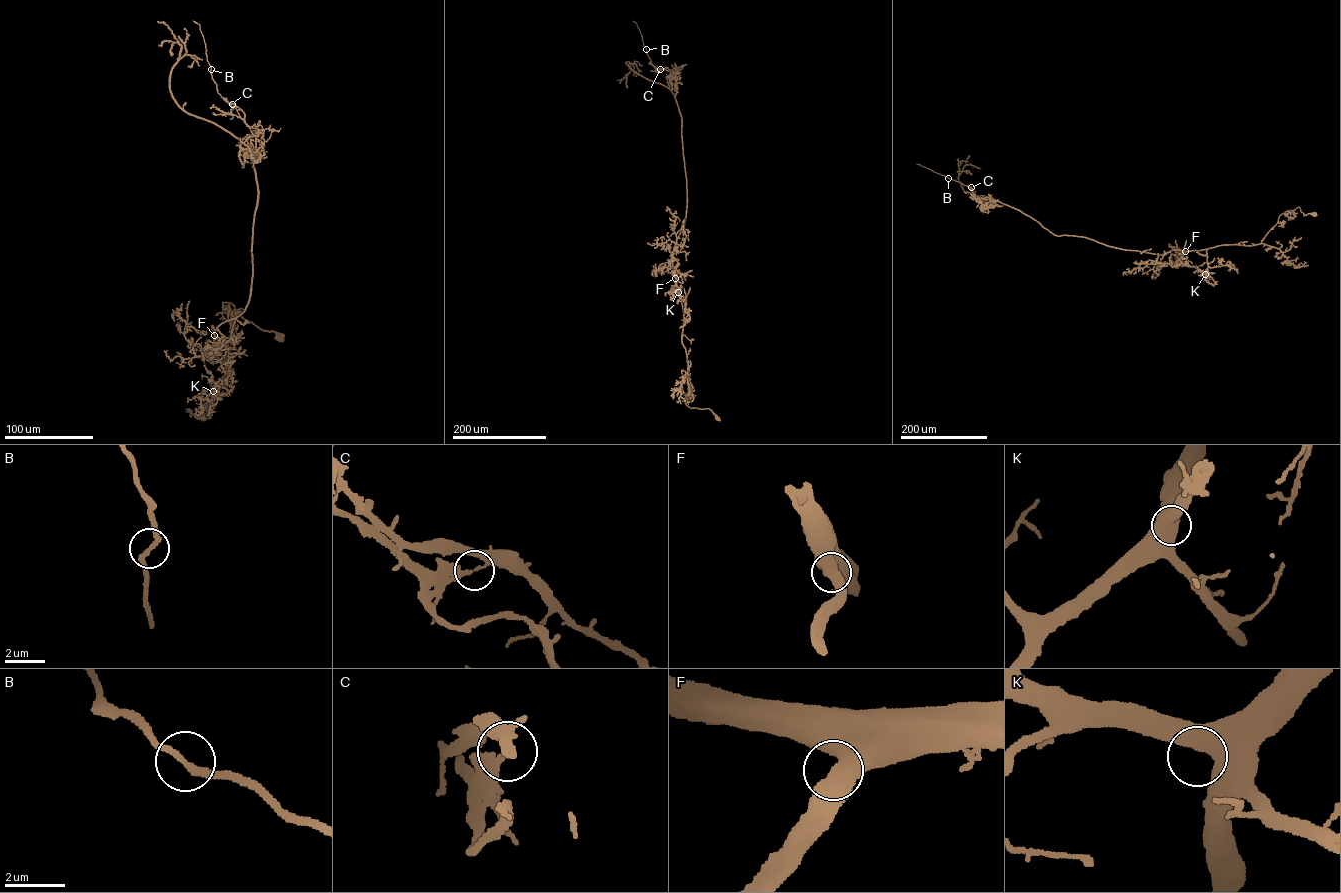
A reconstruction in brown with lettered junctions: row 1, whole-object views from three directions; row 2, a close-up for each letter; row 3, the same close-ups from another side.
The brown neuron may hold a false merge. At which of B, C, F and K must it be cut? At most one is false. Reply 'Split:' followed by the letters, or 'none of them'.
Split: C

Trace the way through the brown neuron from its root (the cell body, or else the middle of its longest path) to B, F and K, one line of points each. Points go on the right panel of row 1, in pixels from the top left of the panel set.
B: (1314, 214), (1285, 211), (1255, 245), (1154, 254), (1055, 235), (948, 178)
F: (1314, 214), (1304, 215), (1298, 207), (1285, 211), (1259, 243), (1220, 245), (1185, 251)
K: (1314, 214), (1304, 215), (1298, 207), (1286, 210), (1259, 243), (1208, 248), (1205, 274)

